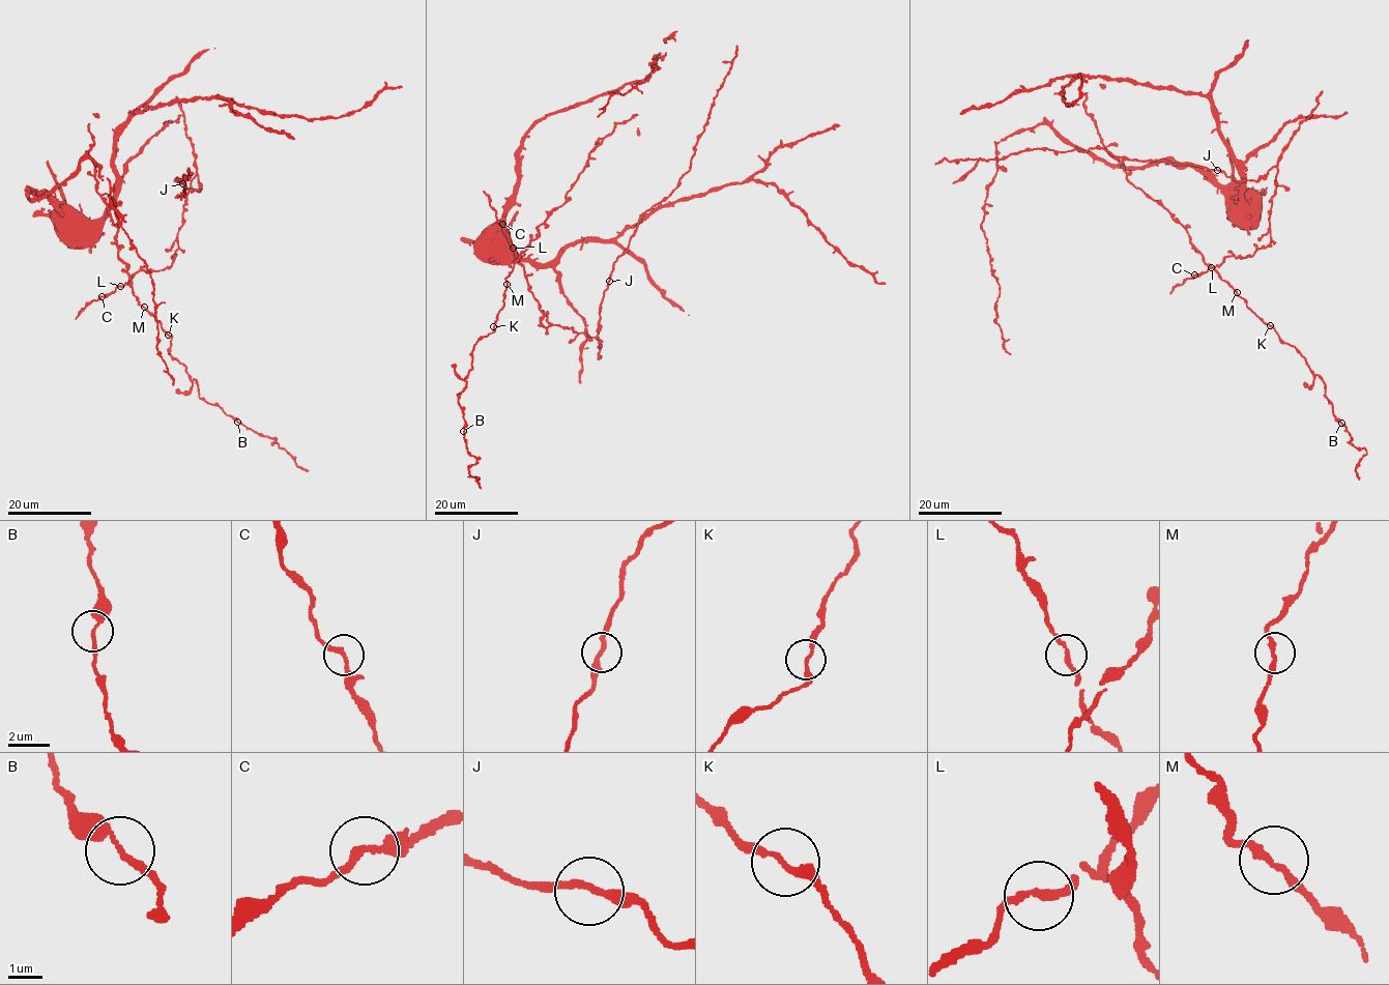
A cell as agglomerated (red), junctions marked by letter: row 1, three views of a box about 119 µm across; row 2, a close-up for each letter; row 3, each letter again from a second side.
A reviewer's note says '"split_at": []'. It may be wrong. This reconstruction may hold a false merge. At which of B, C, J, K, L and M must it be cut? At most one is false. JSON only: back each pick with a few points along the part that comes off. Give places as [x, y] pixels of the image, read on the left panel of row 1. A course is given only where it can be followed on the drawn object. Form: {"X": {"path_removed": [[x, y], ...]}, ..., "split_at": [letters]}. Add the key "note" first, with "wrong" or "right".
{"note": "right", "split_at": []}

